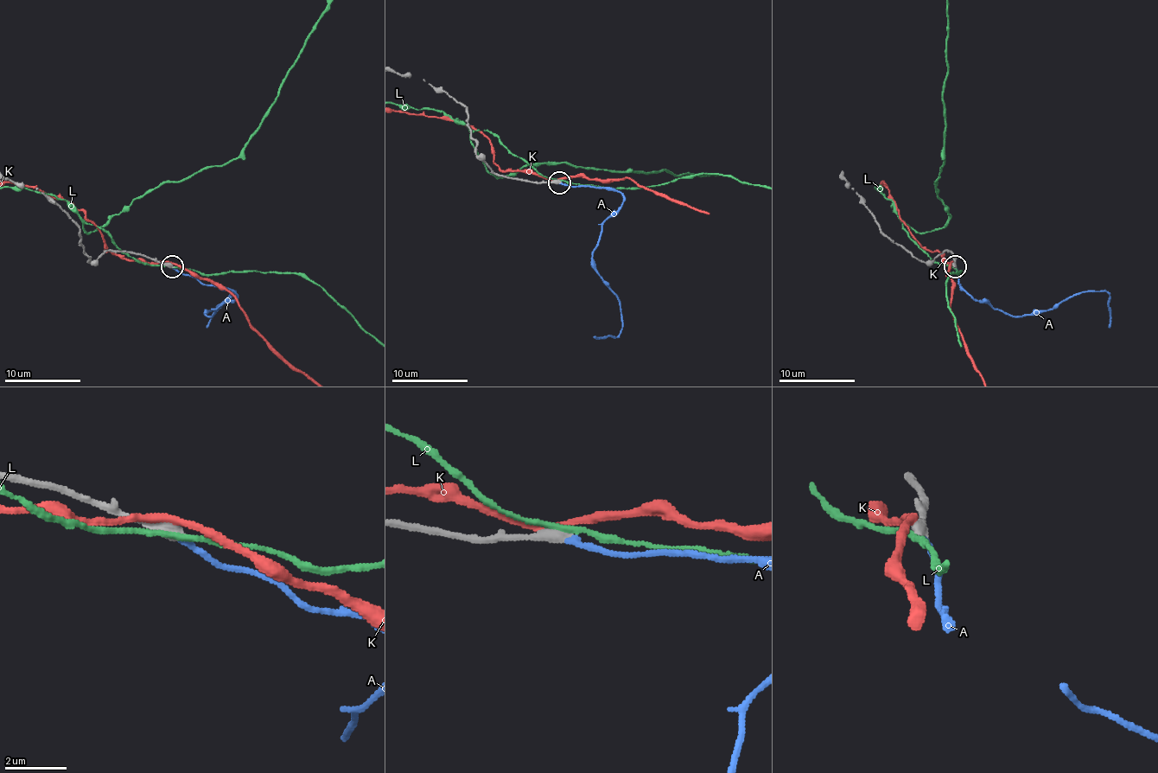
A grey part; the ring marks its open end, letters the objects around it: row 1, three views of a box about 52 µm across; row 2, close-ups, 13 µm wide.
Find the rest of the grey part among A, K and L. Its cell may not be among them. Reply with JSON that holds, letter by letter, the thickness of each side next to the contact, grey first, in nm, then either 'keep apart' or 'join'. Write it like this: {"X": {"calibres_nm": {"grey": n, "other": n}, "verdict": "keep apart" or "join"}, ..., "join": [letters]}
{"A": {"calibres_nm": {"grey": 460, "other": 180}, "verdict": "join"}, "K": {"calibres_nm": {"grey": 480, "other": 240}, "verdict": "keep apart"}, "L": {"calibres_nm": {"grey": 480, "other": 180}, "verdict": "keep apart"}, "join": ["A"]}

